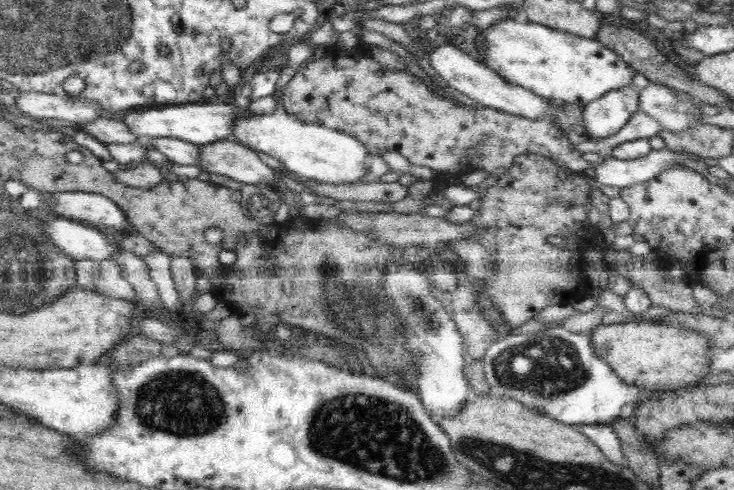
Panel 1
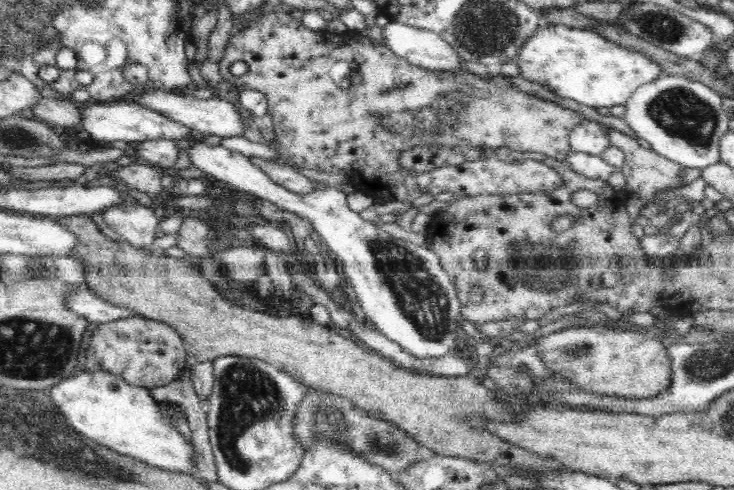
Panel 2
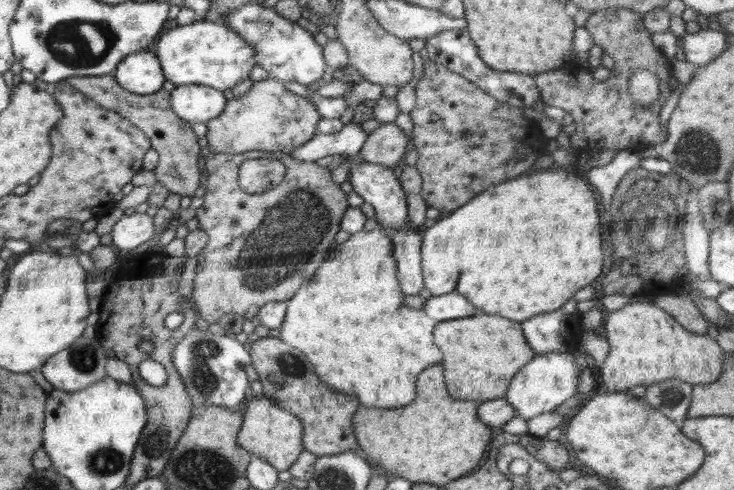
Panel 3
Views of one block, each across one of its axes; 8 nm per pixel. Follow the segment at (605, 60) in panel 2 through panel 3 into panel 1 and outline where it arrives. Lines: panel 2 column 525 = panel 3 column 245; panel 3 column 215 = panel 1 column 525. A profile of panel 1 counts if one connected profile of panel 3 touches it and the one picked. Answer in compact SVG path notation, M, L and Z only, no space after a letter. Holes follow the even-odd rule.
M516 19L500 21L486 27L478 33L477 47L482 53L481 63L488 66L504 78L507 82L522 86L544 99L555 99L578 105L584 108L590 102L602 98L612 90L622 90L632 86L632 78L636 76L635 70L620 58L613 50L604 46L594 38L582 38L575 34L568 34L562 30L554 30L540 23L526 21L520 23Z

